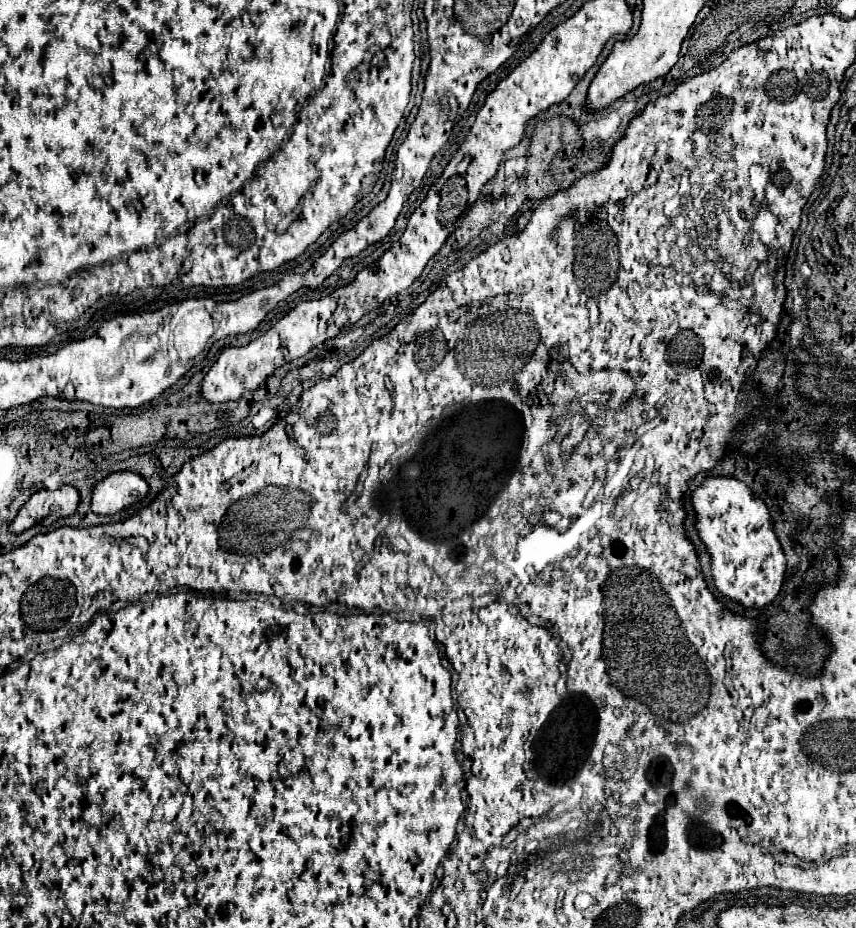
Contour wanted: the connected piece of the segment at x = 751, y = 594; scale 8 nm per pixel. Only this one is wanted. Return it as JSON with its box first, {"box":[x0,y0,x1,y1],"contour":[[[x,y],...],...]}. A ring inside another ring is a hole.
{"box":[691,477,785,609],"contour":[[[709,477],[703,481],[703,485],[697,491],[693,491],[691,507],[697,513],[697,527],[711,557],[713,583],[721,591],[721,595],[739,601],[747,609],[769,605],[783,587],[785,555],[773,533],[773,525],[769,521],[769,511],[765,503],[759,497],[755,497],[745,483],[733,477]]]}

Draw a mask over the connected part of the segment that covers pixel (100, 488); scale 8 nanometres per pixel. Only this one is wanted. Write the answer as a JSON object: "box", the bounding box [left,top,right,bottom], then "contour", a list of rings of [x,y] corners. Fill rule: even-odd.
{"box":[91,471,149,515],"contour":[[[119,471],[103,479],[93,489],[91,509],[99,515],[115,515],[125,507],[135,505],[149,493],[145,477],[133,471]]]}

